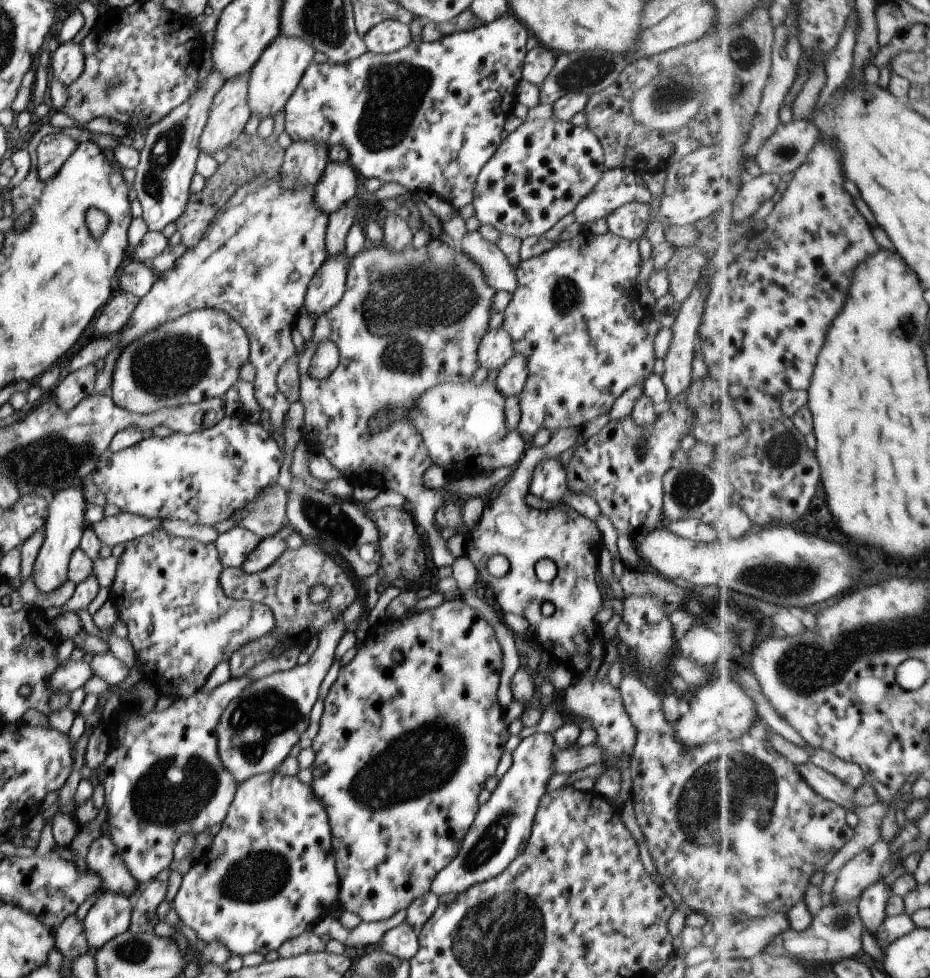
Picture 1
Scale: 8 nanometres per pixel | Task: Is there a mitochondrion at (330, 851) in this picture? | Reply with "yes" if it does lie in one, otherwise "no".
no

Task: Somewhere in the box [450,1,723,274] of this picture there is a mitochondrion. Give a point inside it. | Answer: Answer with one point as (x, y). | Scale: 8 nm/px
(586, 72)

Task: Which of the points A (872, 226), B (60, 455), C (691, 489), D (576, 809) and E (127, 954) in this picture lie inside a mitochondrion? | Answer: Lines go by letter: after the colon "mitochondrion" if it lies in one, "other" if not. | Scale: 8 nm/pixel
A: other
B: mitochondrion
C: mitochondrion
D: other
E: mitochondrion

